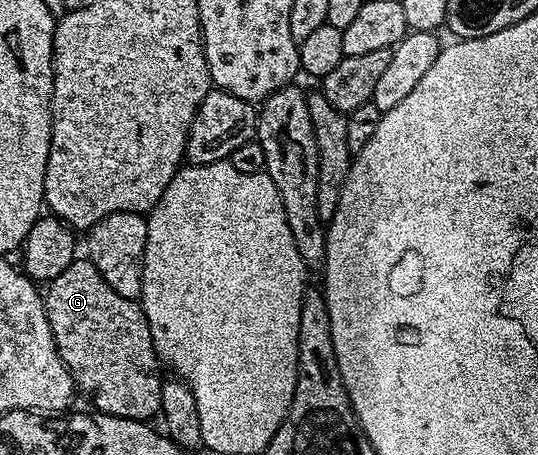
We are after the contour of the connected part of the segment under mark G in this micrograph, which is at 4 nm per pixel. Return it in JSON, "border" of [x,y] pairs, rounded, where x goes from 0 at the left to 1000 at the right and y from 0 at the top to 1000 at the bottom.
{"border":[[[143,569],[100,615],[87,620],[80,646],[82,681],[93,701],[93,727],[108,763],[108,780],[134,826],[134,844],[171,879],[173,901],[273,927],[297,905],[299,796],[268,699],[268,681],[251,659],[229,655],[197,622],[164,569]]]}

